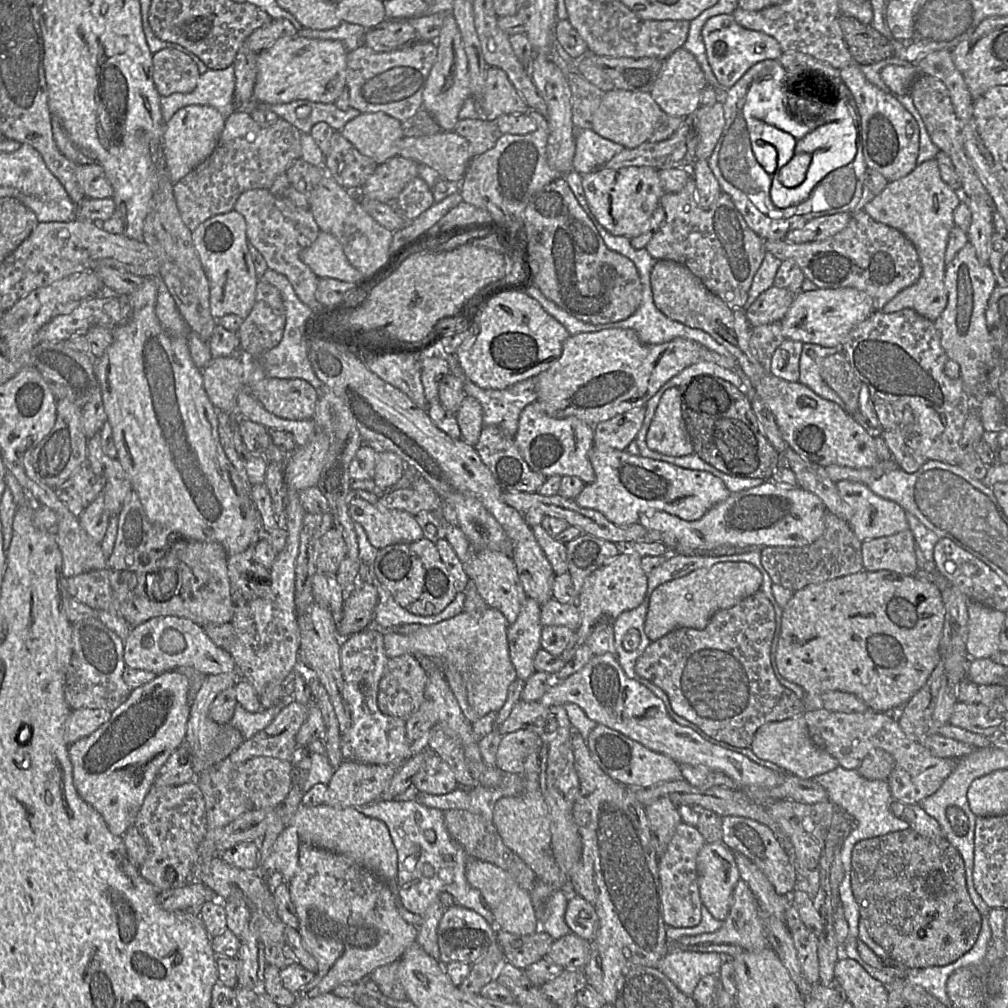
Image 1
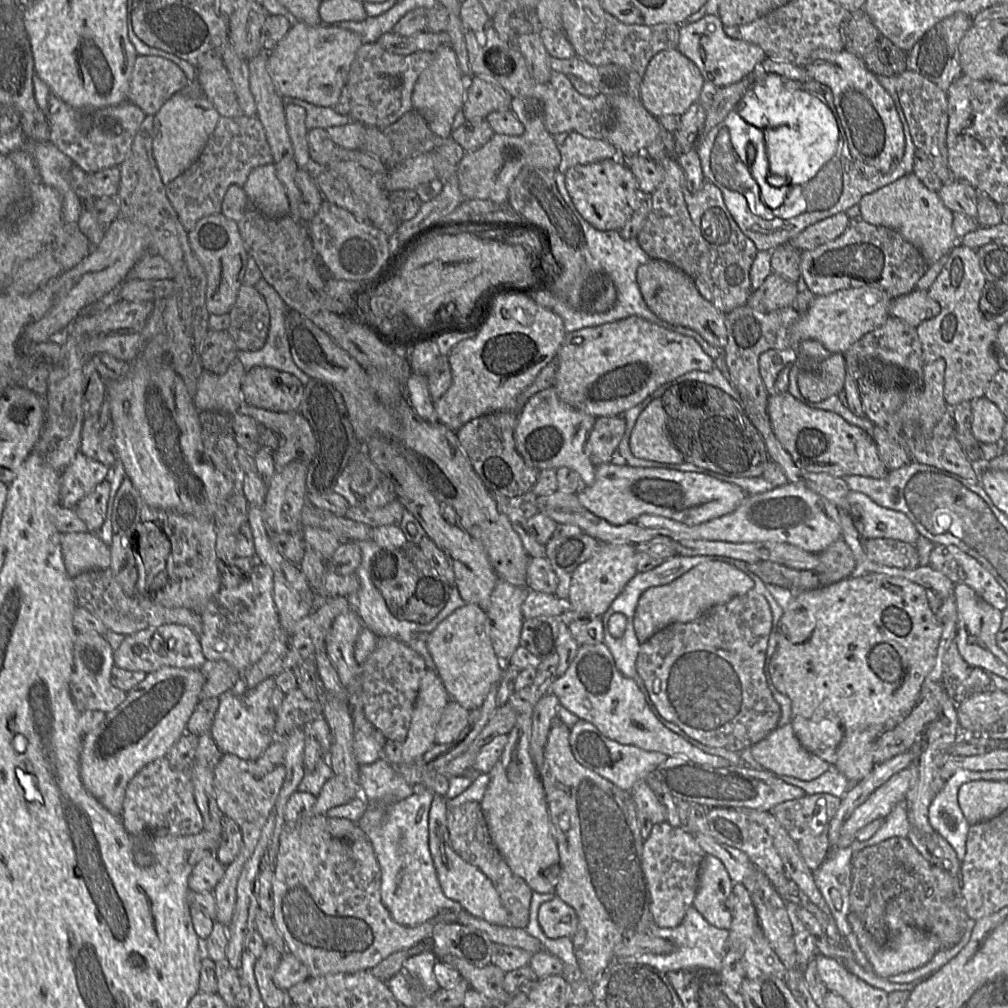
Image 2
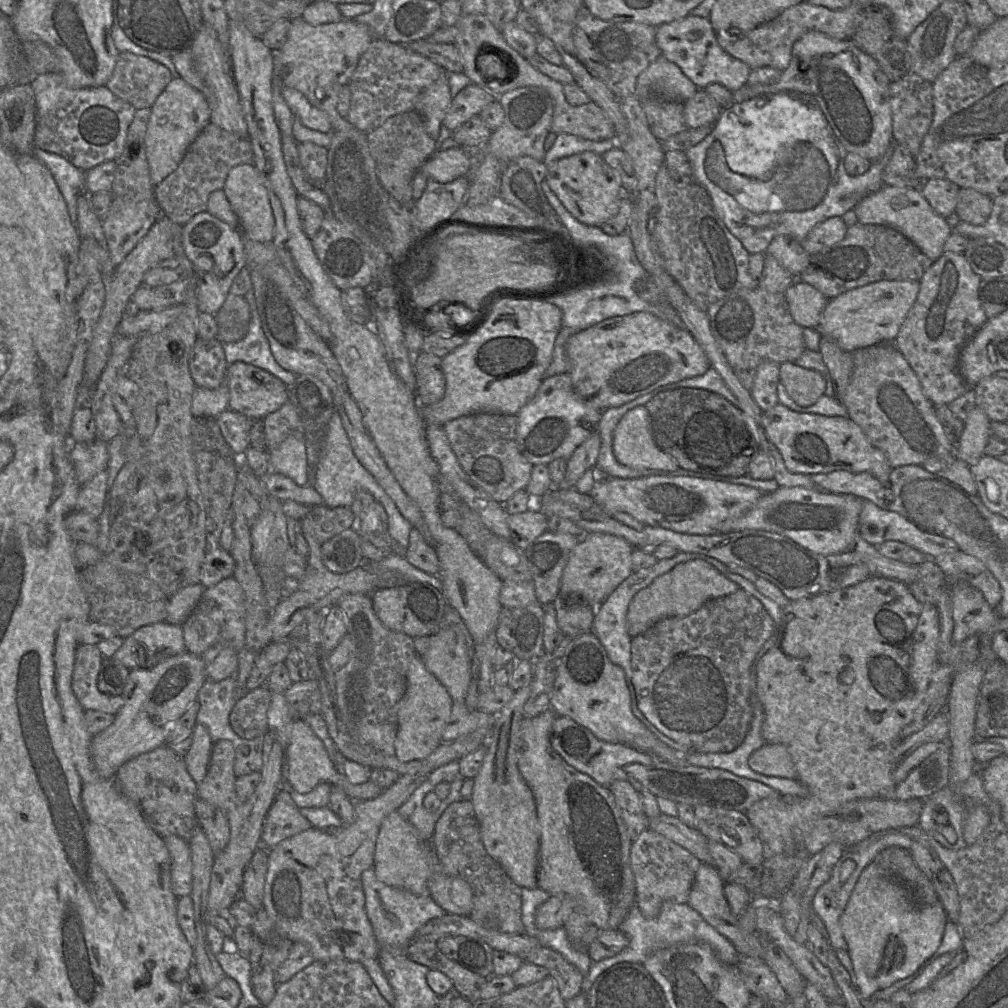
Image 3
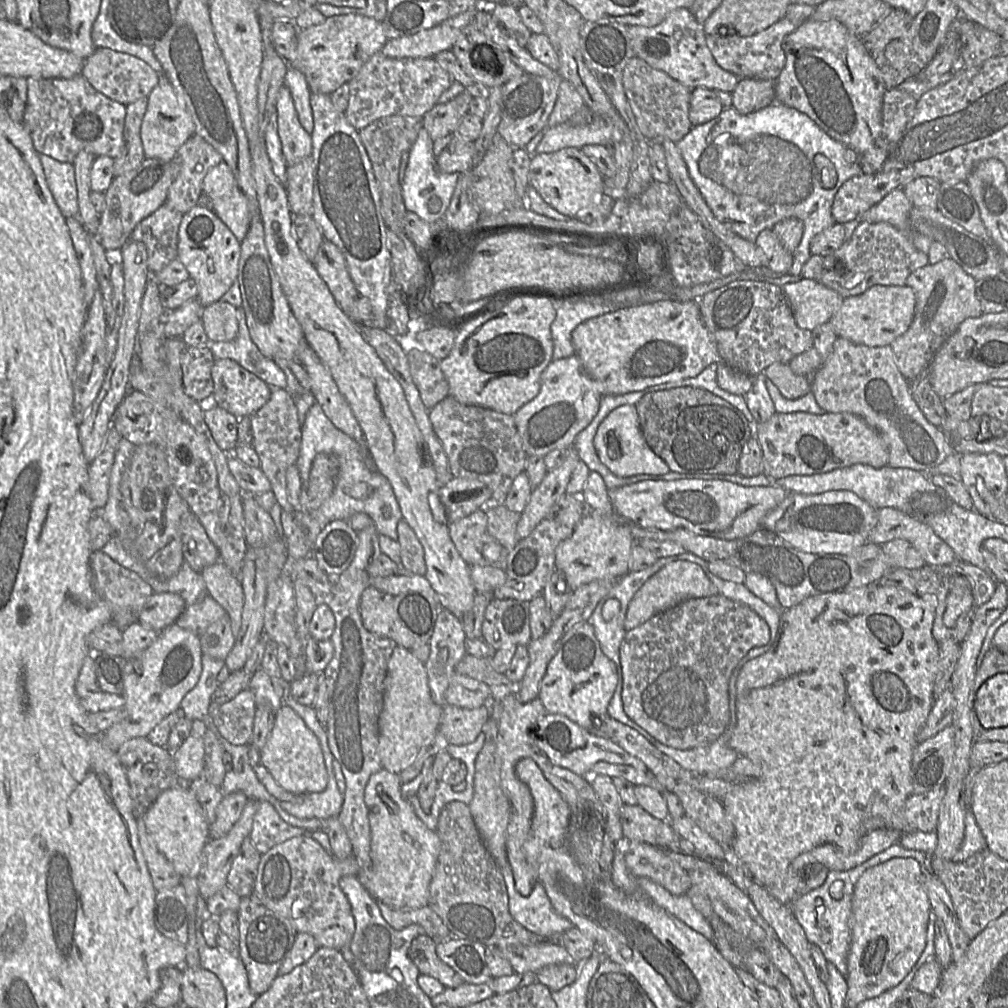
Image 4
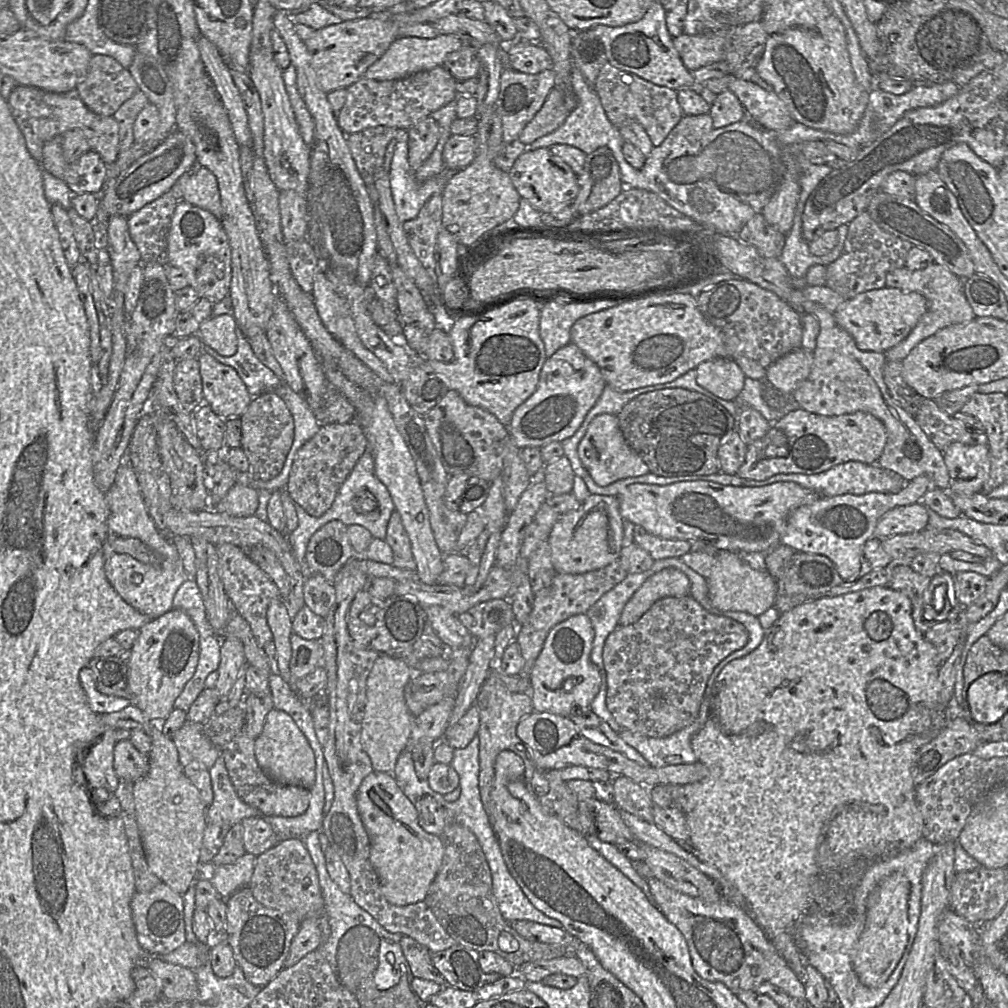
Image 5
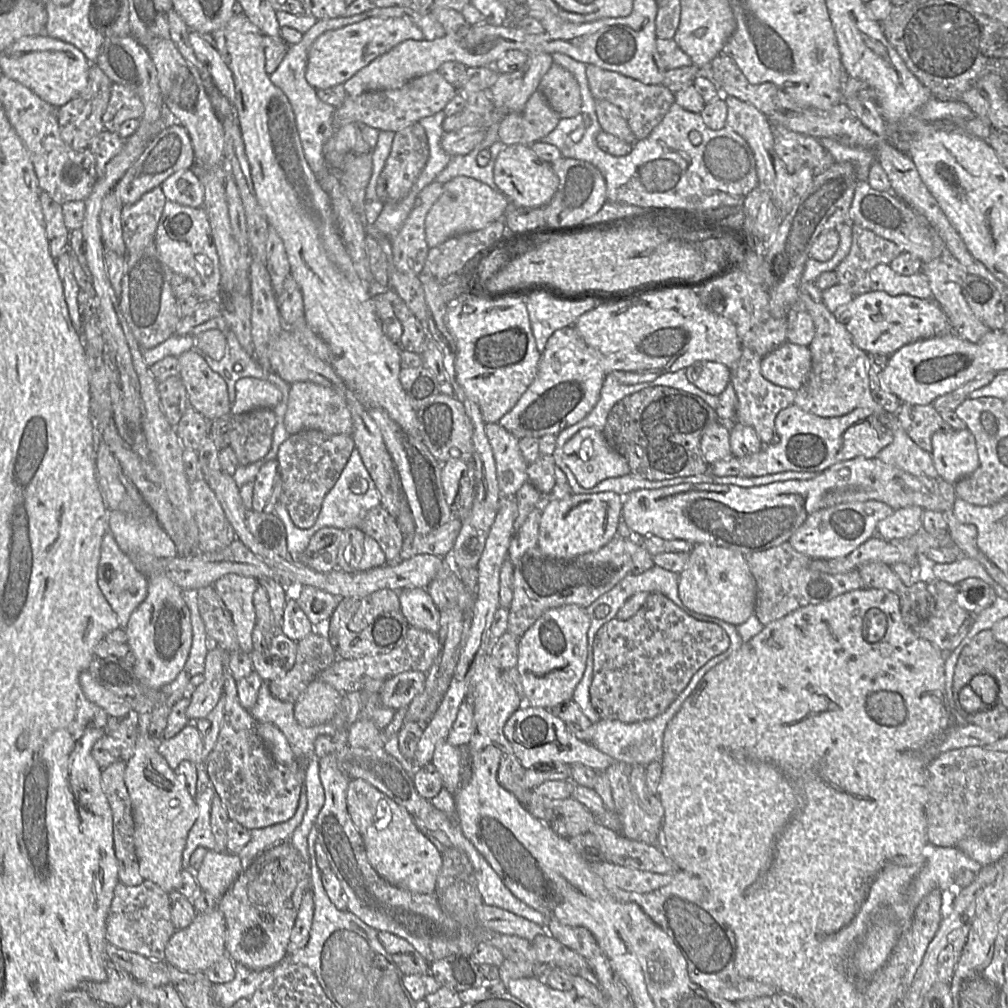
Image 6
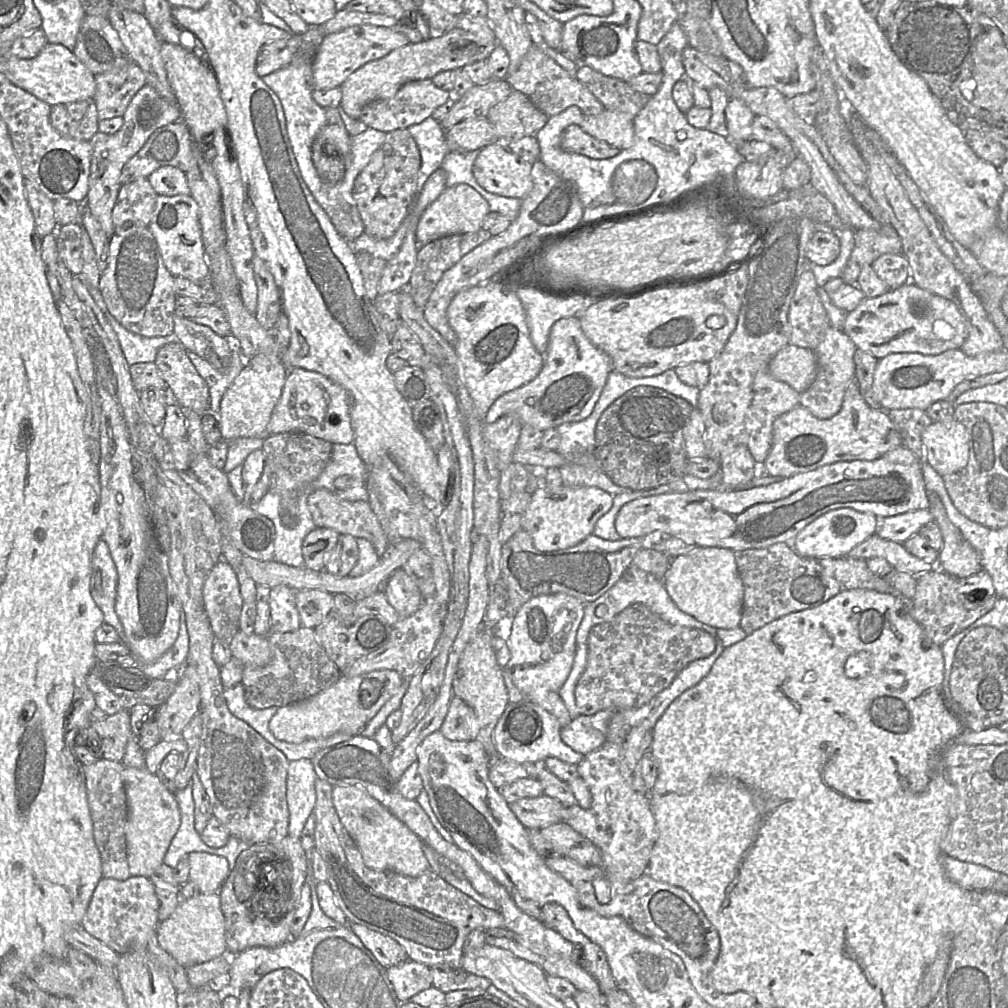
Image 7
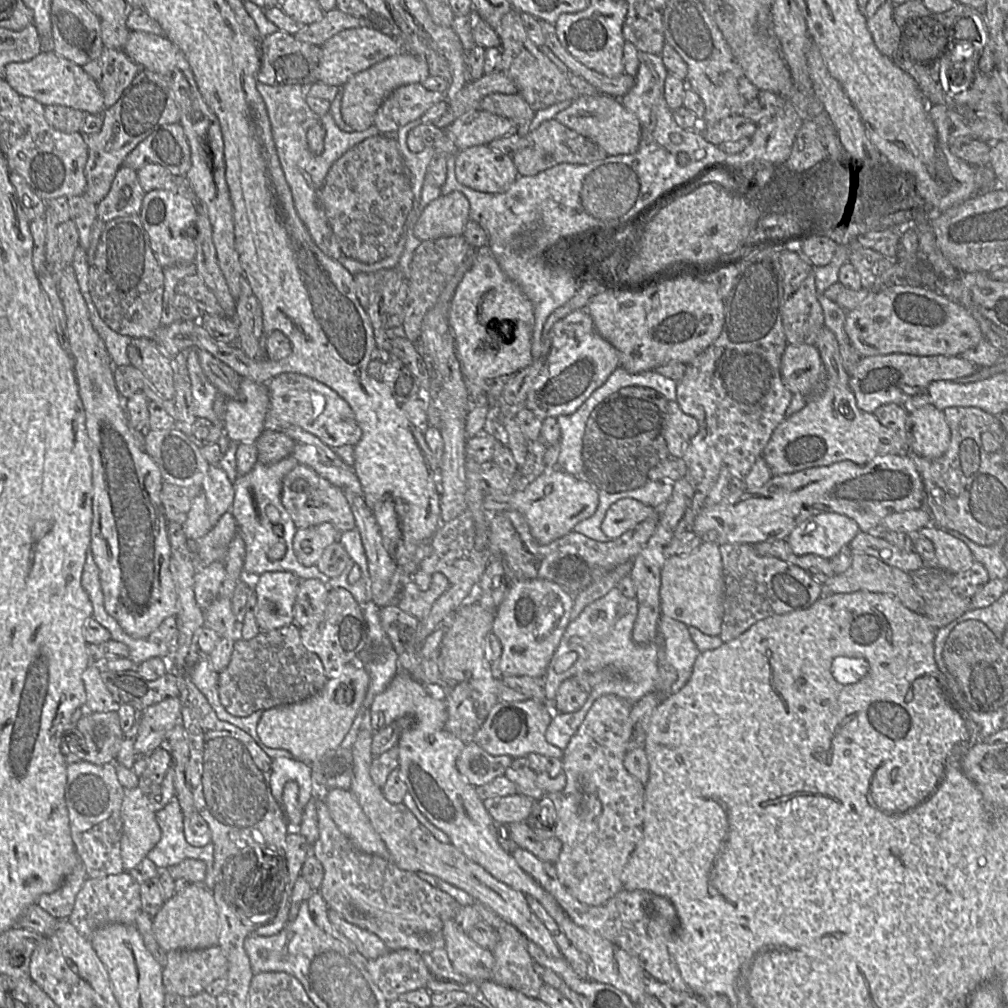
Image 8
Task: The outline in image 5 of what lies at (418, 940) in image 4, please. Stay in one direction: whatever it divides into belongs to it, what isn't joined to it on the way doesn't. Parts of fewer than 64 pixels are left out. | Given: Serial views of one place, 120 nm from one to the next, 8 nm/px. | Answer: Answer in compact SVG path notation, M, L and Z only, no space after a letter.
M408 936L401 938L400 945L414 977L447 986L444 977L433 965L431 952L424 945Z

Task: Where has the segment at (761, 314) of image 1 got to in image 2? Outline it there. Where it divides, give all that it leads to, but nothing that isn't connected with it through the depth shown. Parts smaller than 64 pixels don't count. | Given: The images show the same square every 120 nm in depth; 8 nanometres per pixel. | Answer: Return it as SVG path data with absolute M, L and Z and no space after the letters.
M773 272L756 291L753 291L747 305L761 312L793 307L798 293L795 283Z

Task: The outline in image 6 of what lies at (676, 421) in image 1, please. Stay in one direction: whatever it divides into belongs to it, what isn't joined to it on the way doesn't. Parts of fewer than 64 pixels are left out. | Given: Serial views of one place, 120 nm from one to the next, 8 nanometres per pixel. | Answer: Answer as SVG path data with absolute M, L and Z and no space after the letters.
M583 428L562 449L562 460L583 488L630 474L627 460L611 449L601 431Z

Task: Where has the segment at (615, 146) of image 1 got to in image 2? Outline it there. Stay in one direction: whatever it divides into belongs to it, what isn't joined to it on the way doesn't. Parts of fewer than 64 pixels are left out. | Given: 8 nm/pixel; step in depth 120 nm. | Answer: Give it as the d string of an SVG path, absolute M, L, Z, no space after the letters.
M577 132L568 133L565 141L559 146L561 162L557 168L565 173L576 165L585 165L606 159L616 159L619 152L613 144L605 139L587 138Z

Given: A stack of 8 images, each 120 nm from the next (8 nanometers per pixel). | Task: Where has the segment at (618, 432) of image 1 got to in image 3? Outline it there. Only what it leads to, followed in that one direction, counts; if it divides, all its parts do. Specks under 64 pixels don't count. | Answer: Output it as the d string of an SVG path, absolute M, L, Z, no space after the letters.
M594 431L566 460L566 473L563 482L553 486L556 489L573 488L577 480L588 469L595 467L600 451L601 439L598 432Z

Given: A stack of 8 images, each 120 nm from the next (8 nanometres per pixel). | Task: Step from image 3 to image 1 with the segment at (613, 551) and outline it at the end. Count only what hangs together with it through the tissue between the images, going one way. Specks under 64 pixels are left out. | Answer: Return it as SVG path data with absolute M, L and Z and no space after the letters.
M621 546L621 552L610 562L595 570L584 581L578 593L576 607L581 615L581 626L575 630L575 641L568 644L560 655L569 661L578 647L585 644L586 639L596 630L613 626L618 616L640 606L647 594L648 576L641 567L641 556L628 546Z

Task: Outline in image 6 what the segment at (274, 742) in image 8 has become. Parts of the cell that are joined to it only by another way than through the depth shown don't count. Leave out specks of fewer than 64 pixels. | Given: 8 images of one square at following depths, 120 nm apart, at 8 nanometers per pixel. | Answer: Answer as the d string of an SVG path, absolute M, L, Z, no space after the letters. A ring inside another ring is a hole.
M408 671L386 679L380 689L380 703L397 710L409 706L412 700L425 689L427 673ZM315 679L295 703L294 716L299 725L313 727L329 722L337 713L344 694Z

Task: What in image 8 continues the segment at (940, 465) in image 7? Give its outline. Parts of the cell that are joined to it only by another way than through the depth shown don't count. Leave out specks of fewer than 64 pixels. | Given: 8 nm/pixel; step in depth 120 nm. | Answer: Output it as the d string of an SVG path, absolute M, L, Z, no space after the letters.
M931 404L909 413L906 431L909 450L921 457L938 459L949 447L951 432L944 411Z

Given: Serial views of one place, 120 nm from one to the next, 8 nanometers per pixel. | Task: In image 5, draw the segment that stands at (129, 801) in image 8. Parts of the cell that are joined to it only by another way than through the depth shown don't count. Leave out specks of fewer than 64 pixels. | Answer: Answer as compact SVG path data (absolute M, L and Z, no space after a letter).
M133 703L116 712L99 714L99 717L113 729L142 729L151 737L149 771L133 785L136 819L150 871L183 895L199 875L200 850L207 826L207 808L199 791L183 773L172 738L164 735L159 723L150 721Z

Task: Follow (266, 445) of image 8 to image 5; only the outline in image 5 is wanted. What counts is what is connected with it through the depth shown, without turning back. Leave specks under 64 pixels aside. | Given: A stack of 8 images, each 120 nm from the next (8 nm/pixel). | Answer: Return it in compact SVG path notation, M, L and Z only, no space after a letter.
M356 421L322 425L297 451L284 490L309 515L322 516L331 507L341 485L366 448L368 448L366 436Z

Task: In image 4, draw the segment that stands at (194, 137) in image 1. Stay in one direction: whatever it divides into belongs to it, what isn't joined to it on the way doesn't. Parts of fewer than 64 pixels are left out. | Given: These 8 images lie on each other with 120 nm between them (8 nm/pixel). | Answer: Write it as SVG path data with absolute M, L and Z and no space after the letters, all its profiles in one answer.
M160 75L159 83L148 96L148 105L141 124L141 141L145 158L171 161L178 149L195 133L192 117L179 99L171 82Z

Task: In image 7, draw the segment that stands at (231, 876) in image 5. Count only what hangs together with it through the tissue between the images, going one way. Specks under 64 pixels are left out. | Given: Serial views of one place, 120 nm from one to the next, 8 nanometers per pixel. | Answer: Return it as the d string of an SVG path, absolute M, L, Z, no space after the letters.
M191 852L185 856L190 866L189 879L201 893L218 893L230 872L228 860L206 852Z

